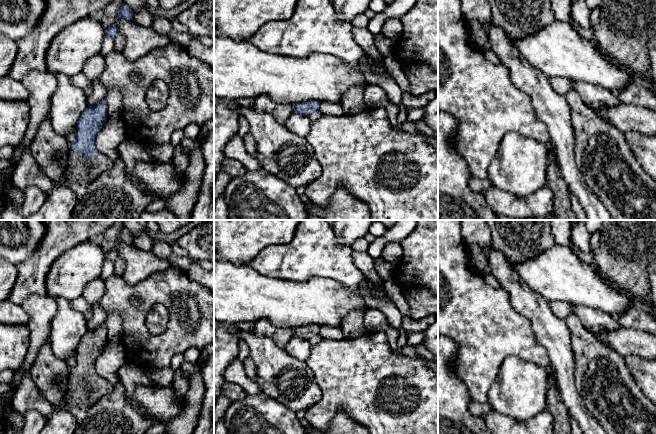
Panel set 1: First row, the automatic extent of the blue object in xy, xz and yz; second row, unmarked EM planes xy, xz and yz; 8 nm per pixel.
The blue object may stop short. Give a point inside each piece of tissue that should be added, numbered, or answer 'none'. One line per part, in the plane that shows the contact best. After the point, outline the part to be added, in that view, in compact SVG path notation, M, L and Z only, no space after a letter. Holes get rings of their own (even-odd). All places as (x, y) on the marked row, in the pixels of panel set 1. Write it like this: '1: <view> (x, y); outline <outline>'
1: xy (79, 173); outline M70 149L68 153L68 166L65 170L65 184L79 200L84 195L88 184L96 176L112 166L112 160L103 153L95 153L86 161L81 152Z

